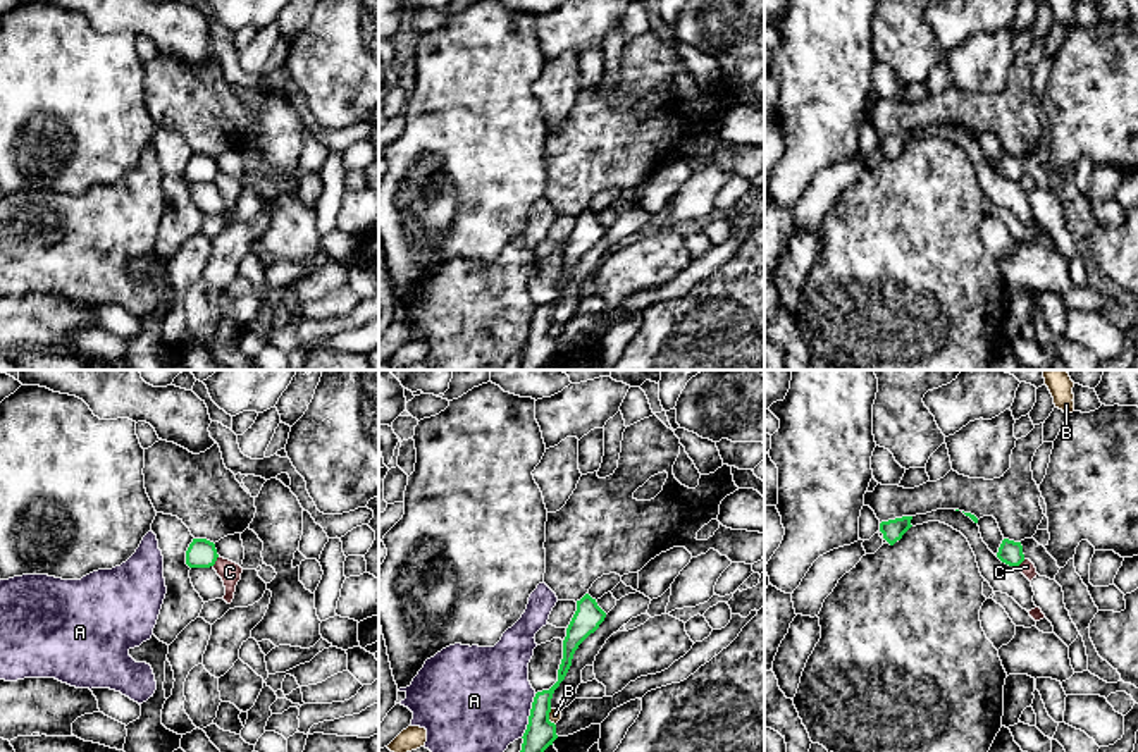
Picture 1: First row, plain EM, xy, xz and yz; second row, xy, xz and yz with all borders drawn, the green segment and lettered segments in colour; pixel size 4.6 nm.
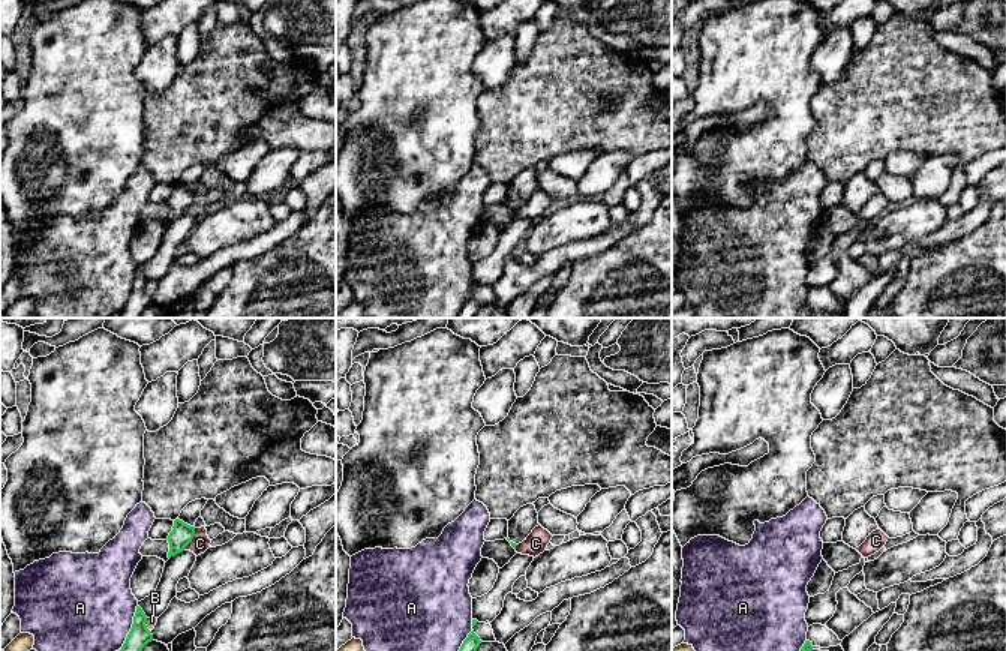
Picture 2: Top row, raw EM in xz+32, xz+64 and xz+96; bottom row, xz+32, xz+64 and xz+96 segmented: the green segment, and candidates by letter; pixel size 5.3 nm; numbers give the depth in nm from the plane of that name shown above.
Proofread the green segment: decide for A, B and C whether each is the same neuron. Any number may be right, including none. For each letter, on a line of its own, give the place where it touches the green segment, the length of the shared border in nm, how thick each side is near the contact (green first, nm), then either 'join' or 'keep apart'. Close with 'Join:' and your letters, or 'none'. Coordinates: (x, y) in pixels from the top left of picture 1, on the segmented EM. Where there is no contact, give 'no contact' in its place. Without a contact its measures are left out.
A: xz (529, 716) | 220 nm | 140/480 nm | keep apart
B: xz (548, 718) | 80 nm | 140/60 nm | keep apart
C: xy (216, 560) | 60 nm | 140/100 nm | keep apart
Join: none

